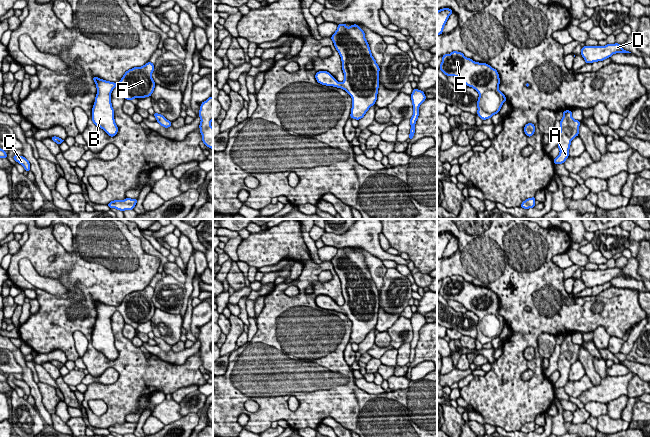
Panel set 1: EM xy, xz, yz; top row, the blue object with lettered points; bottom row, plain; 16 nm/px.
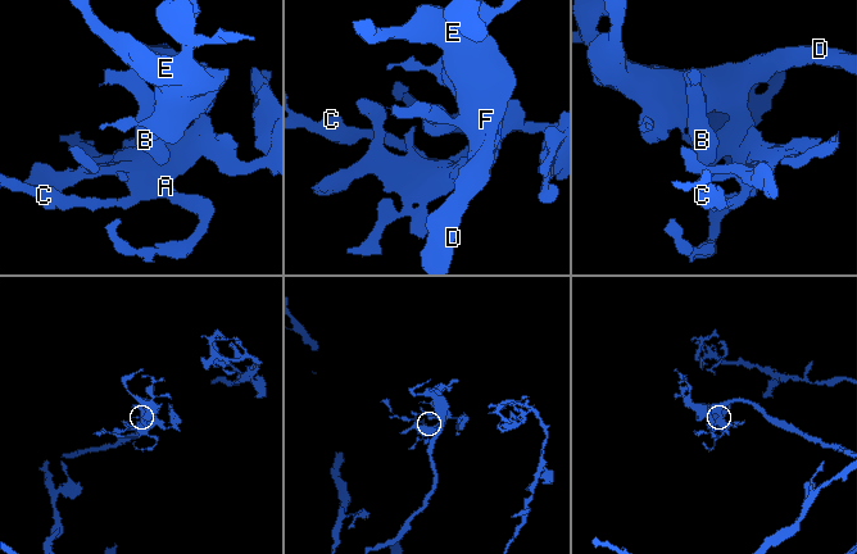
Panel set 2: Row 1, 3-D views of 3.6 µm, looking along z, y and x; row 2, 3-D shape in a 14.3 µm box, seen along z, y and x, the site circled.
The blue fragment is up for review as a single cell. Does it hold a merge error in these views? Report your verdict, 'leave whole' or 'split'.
leave whole

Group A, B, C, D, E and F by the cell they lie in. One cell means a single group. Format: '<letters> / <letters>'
A B C D E F

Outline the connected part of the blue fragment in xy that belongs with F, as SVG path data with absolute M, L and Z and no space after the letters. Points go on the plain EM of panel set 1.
M147 286L141 291L134 291L125 296L118 307L106 305L93 300L97 318L92 332L93 347L103 353L110 361L118 357L114 343L114 333L111 327L111 317L117 310L126 324L150 321L155 312L152 302L154 288Z

